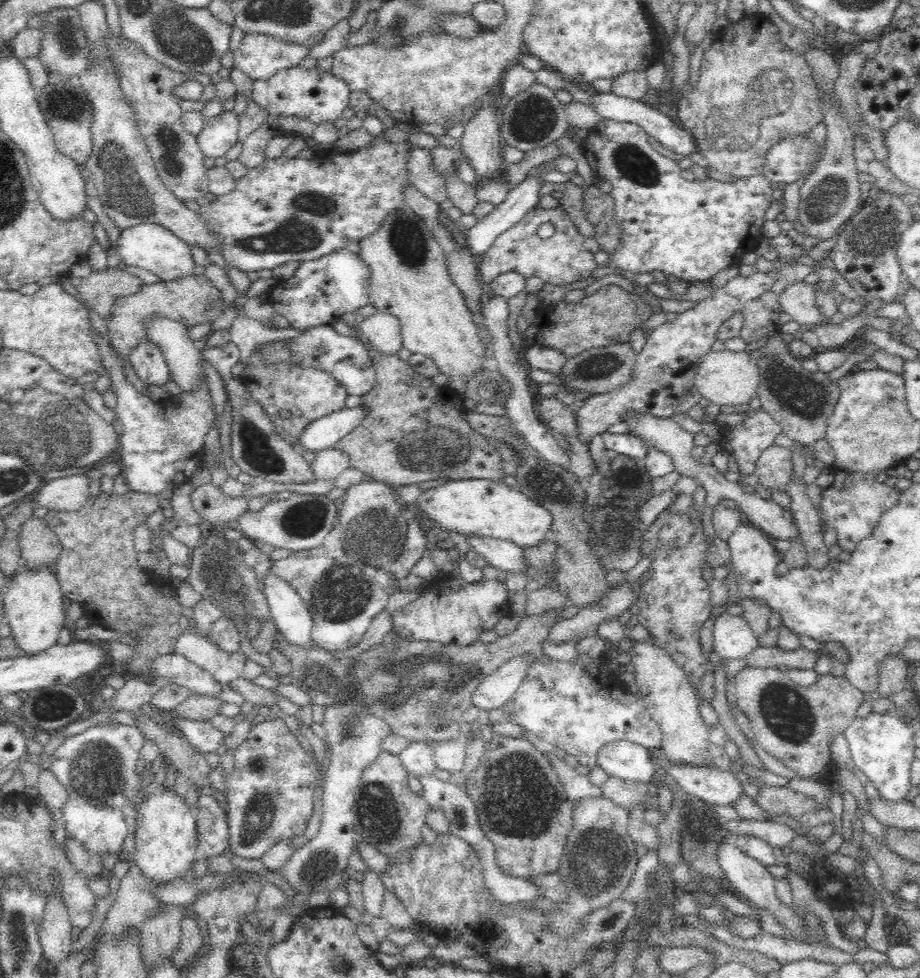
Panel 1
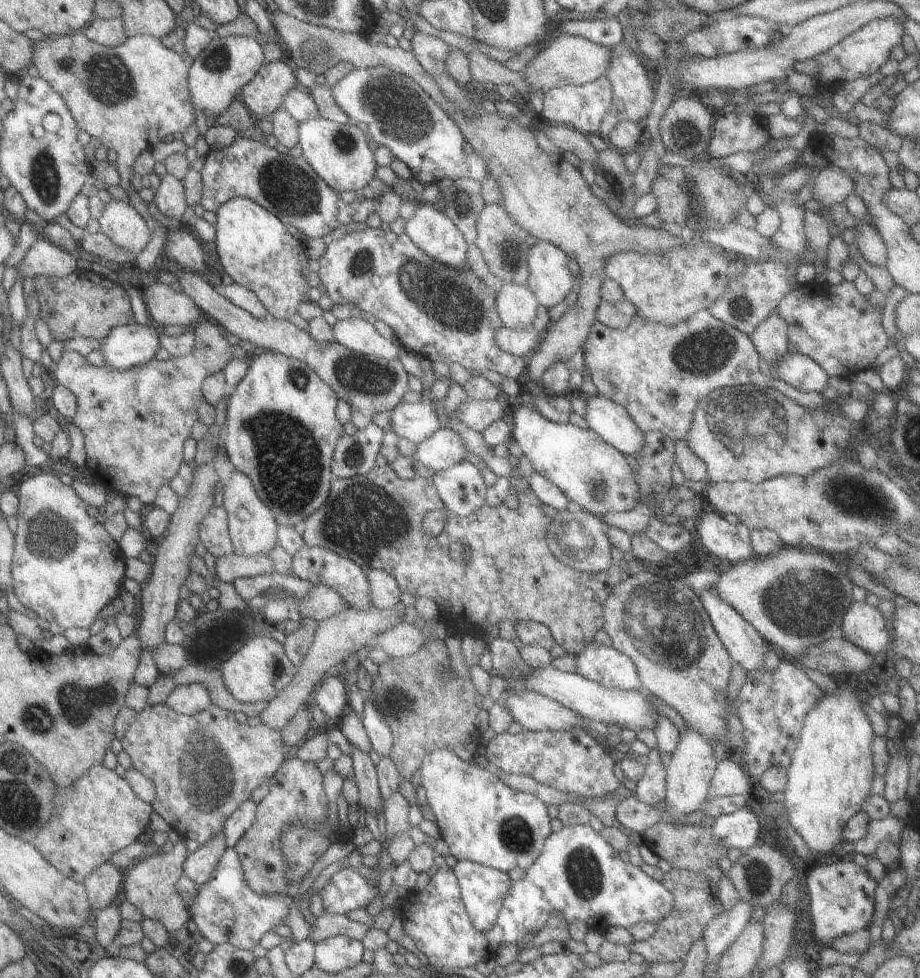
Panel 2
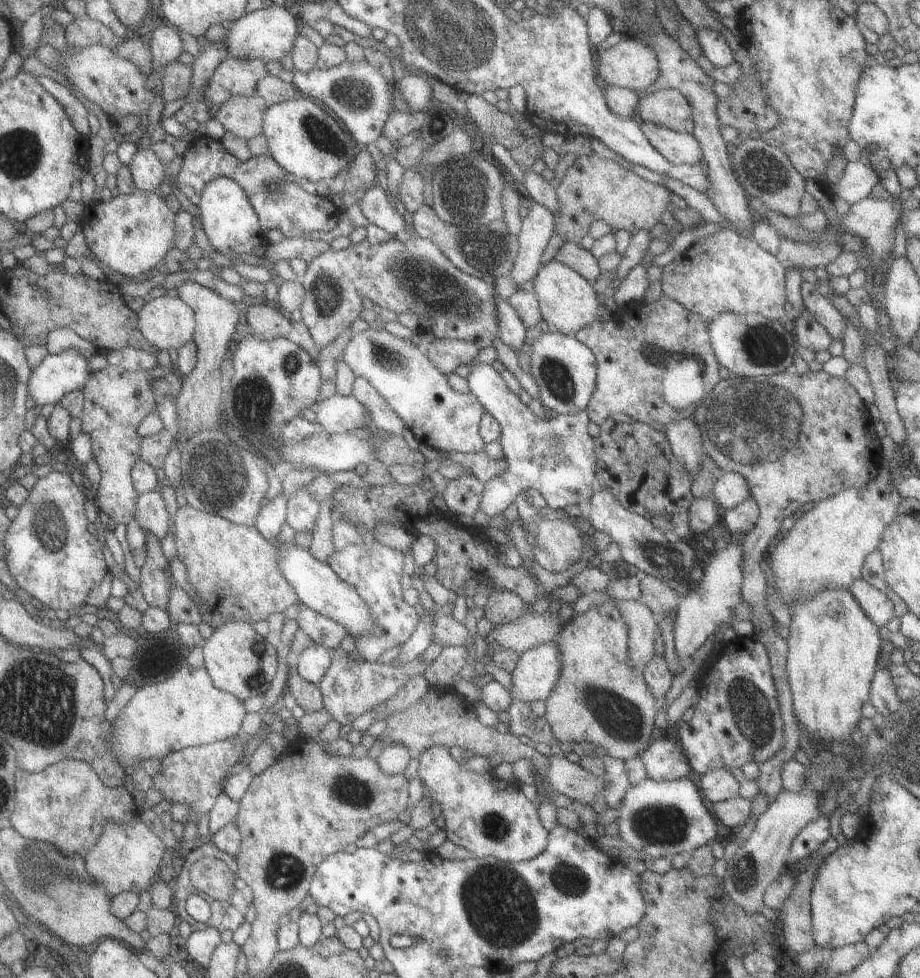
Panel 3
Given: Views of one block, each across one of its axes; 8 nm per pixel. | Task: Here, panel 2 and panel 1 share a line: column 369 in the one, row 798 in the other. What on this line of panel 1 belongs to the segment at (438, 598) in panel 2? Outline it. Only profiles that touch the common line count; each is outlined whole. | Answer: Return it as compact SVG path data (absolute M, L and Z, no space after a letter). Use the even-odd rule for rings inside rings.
M494 732L490 741L485 743L484 756L480 758L480 763L476 766L476 770L468 776L465 786L466 793L468 793L468 797L470 797L470 801L472 801L474 809L476 809L478 823L480 823L480 831L482 831L486 840L489 840L492 843L496 853L496 862L506 875L521 880L522 878L527 879L530 876L556 873L560 857L562 856L564 847L567 843L568 835L572 833L572 830L574 829L574 812L576 804L568 800L565 787L562 785L562 782L556 773L555 767L553 766L551 760L547 758L547 755L539 752L535 746L526 739L507 738L506 736L502 736L502 734L496 734Z

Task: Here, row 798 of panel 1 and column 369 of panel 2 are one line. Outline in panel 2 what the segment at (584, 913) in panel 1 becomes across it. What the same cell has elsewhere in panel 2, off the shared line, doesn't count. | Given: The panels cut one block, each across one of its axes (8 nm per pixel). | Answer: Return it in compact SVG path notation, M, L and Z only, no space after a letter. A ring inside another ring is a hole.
M303 544L301 548L294 552L291 557L290 575L299 579L304 579L312 585L323 585L324 587L335 590L347 607L355 609L367 608L369 602L369 590L367 590L367 580L365 580L364 570L349 558L342 554L335 554L321 546L307 546Z

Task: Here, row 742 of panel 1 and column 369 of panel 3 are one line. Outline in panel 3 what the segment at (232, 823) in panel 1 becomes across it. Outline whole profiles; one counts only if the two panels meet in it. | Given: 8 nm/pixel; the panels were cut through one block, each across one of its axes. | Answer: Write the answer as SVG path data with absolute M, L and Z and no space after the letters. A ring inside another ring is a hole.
M414 235L392 238L379 244L367 244L361 240L358 244L349 244L345 250L329 249L313 258L301 278L303 300L299 304L301 322L307 327L315 351L321 350L358 320L363 309L361 300L368 298L376 310L384 309L399 312L415 312L431 322L429 332L436 338L453 338L473 340L479 348L492 346L497 335L497 316L495 316L495 292L480 279L471 278L461 273L429 240Z

